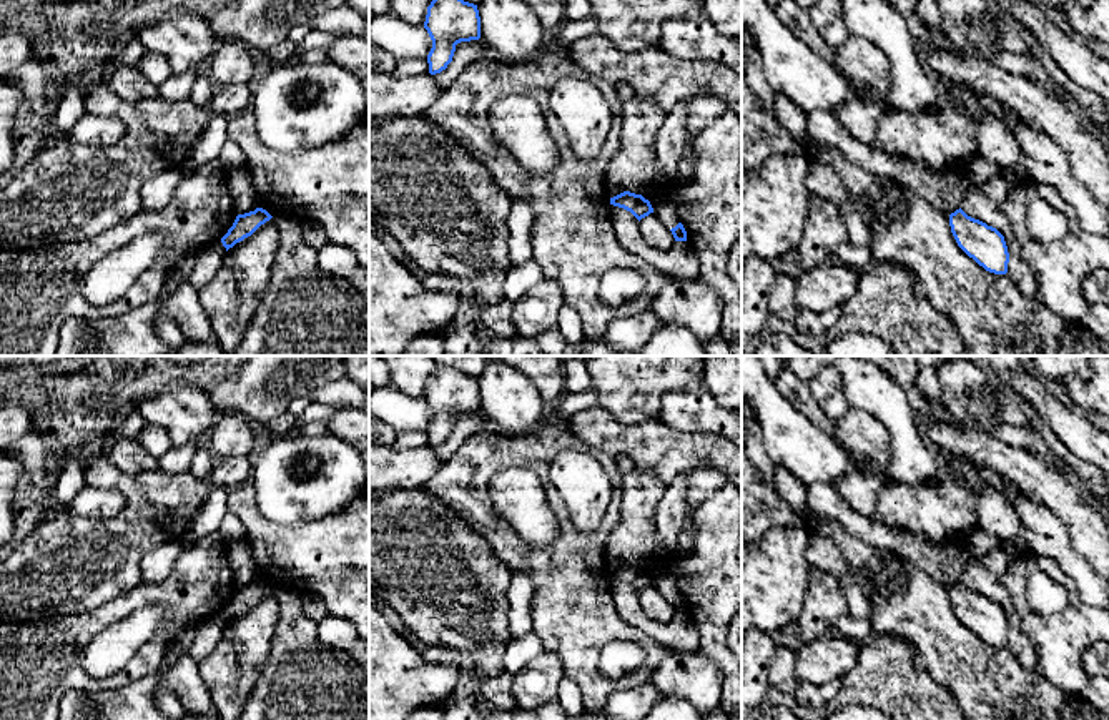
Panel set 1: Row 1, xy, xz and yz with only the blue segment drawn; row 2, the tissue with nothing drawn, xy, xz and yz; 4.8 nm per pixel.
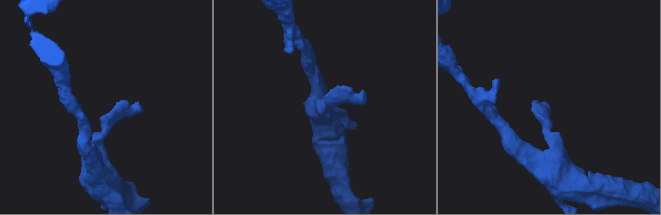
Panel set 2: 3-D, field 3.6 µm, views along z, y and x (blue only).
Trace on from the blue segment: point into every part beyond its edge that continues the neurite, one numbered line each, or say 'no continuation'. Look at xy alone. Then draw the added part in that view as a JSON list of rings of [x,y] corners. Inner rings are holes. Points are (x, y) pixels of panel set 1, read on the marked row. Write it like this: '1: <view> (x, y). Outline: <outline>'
no continuation

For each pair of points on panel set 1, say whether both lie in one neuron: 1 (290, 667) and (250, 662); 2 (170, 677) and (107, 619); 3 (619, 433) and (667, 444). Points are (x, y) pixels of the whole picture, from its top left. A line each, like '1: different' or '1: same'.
1: different
2: different
3: same

